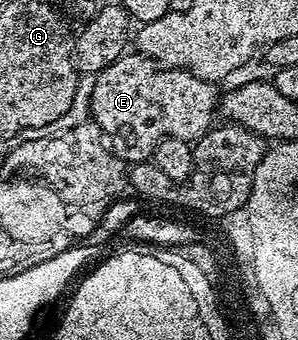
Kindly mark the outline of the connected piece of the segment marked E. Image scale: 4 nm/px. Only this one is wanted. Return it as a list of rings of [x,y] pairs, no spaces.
[[[126,54],[97,73],[91,114],[100,128],[115,138],[120,151],[126,157],[129,155],[131,161],[152,161],[157,148],[168,140],[197,142],[212,129],[209,127],[213,124],[213,115],[216,117],[219,112],[217,88],[214,81],[199,78],[183,68],[163,68],[140,54]]]

